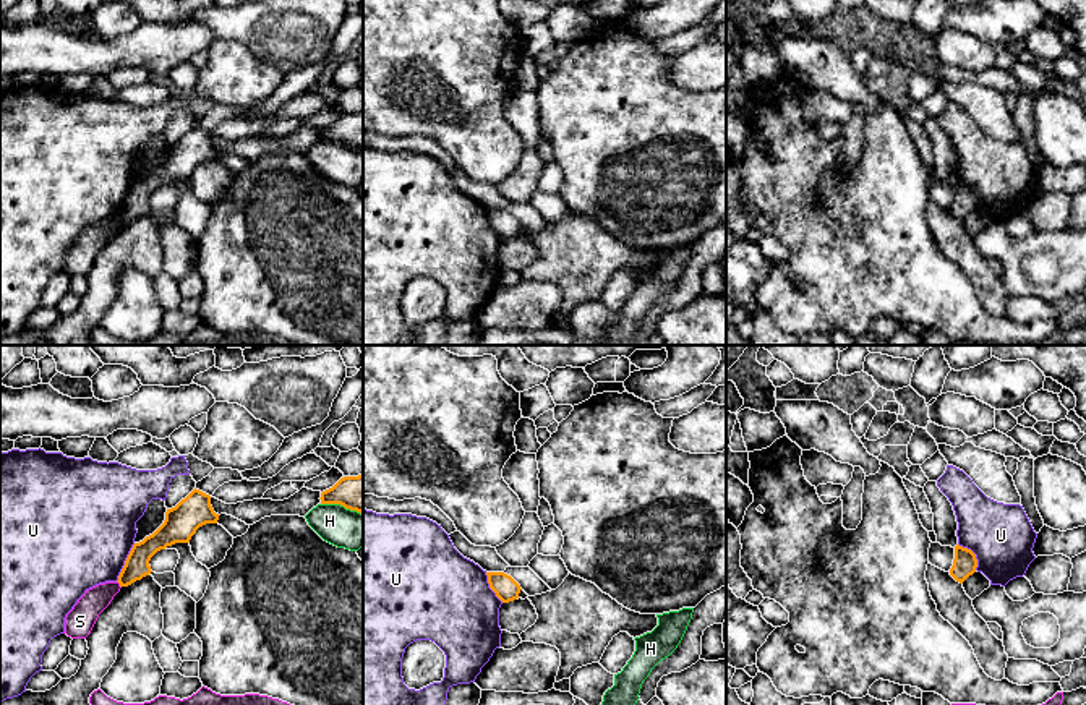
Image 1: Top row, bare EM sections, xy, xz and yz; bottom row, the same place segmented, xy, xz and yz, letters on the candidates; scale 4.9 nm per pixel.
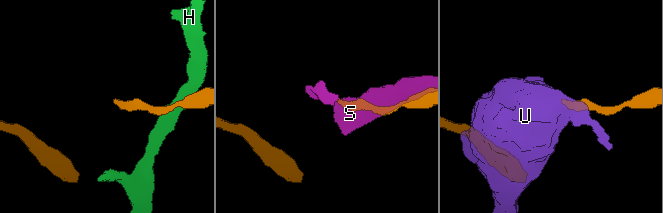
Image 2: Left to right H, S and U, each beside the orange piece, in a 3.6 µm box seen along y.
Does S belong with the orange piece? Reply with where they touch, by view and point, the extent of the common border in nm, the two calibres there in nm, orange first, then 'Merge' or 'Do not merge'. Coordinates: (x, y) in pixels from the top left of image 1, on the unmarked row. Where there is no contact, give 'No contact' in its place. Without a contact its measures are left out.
Touches orange at xy (119, 219). Shared border 40 nm. Thickness 130 nm (orange) against 140 nm. Do not merge

